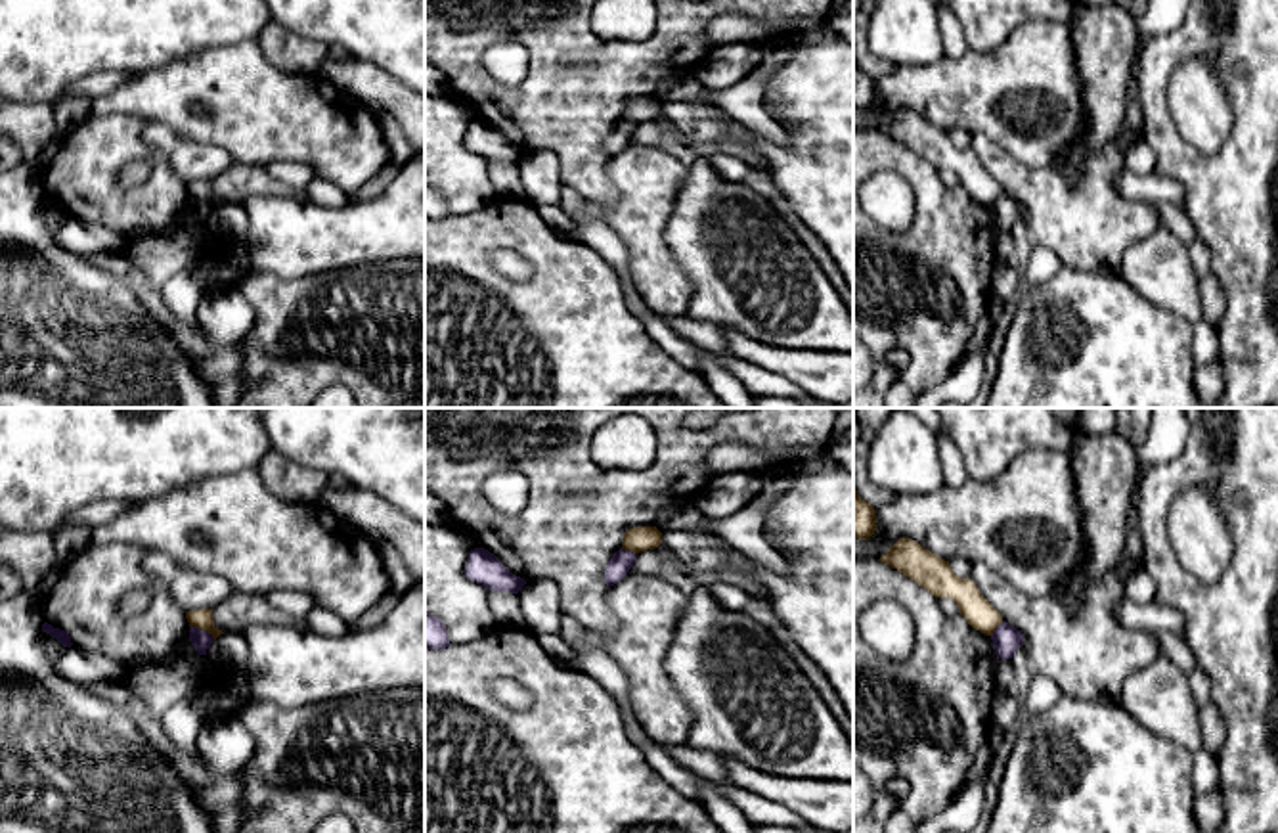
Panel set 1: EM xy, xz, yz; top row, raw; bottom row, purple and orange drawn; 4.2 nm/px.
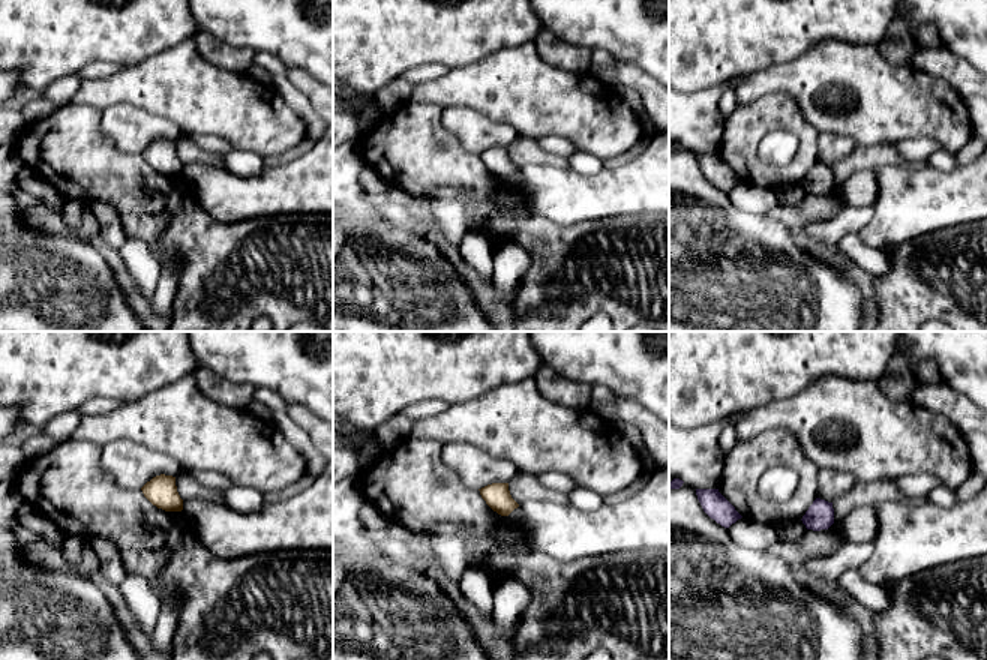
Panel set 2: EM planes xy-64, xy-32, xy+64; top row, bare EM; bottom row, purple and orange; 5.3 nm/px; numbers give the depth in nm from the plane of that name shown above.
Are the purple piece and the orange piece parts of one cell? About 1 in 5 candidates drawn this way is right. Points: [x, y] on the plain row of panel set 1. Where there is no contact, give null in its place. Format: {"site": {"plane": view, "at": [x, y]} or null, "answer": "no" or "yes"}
{"site": {"plane": "xy", "at": [203, 202]}, "answer": "no"}

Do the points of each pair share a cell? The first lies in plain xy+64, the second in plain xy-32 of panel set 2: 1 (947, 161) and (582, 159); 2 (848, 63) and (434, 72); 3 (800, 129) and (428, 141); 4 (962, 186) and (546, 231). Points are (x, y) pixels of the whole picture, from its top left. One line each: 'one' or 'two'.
1: one
2: two
3: one
4: two

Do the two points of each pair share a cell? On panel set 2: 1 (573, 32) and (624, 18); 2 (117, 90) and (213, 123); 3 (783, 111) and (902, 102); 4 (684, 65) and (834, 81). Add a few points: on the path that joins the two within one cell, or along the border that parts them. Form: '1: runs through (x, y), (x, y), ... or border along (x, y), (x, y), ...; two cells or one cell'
1: runs through (585, 20), (612, 18); one cell
2: runs through (141, 86), (173, 86), (189, 102); one cell
3: border along (767, 93), (786, 93), (818, 131); two cells
4: border along (788, 63), (773, 63), (746, 75); two cells

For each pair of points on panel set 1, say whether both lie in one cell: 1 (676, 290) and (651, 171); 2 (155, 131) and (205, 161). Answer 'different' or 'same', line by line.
1: same
2: same

